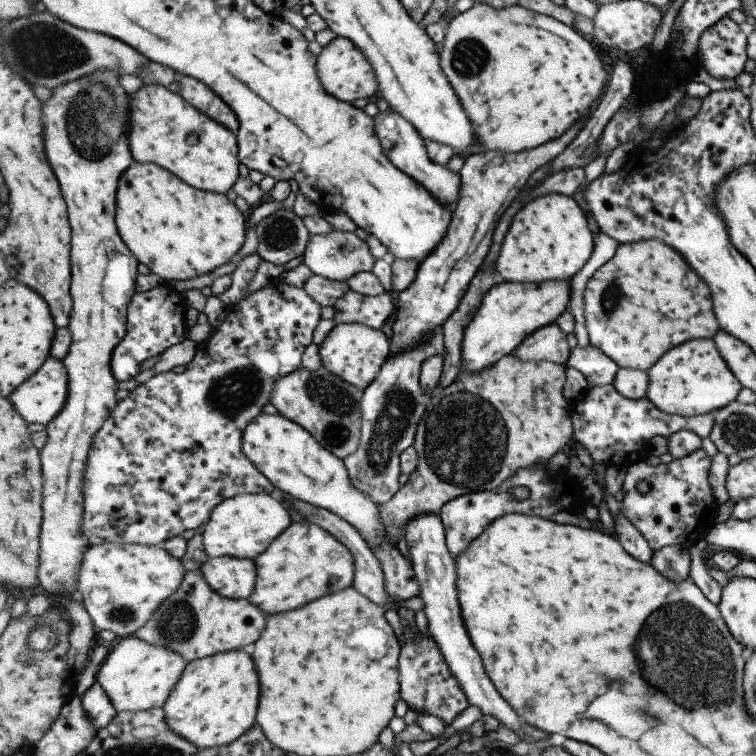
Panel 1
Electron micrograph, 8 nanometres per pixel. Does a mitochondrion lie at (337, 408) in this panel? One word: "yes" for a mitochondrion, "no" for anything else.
yes

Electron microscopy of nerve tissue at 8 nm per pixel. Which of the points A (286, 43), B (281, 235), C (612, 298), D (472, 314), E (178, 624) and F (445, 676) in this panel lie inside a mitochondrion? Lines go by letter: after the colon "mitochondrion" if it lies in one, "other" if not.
A: other
B: mitochondrion
C: mitochondrion
D: other
E: mitochondrion
F: other

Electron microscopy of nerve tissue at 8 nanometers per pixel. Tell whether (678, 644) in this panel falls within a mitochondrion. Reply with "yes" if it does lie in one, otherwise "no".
yes

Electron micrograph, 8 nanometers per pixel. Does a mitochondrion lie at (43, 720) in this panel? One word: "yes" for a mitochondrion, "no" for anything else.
no

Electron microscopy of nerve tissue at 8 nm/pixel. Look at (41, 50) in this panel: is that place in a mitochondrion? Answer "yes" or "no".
yes

